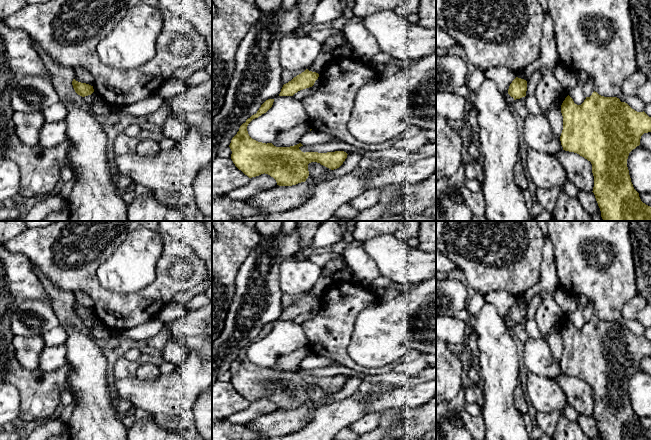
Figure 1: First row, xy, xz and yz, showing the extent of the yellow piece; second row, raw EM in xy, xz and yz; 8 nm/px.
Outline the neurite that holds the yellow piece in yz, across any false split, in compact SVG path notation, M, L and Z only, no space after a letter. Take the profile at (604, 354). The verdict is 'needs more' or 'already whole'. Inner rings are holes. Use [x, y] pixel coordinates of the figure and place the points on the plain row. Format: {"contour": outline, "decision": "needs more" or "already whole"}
{"contour": "M593 316L581 329L574 327L568 319L561 329L563 354L560 360L563 374L574 376L592 388L594 400L593 417L601 435L601 440L651 440L651 431L643 427L634 413L627 391L629 377L640 369L641 360L651 356L651 341L644 335L637 336L617 321L604 321Z", "decision": "already whole"}

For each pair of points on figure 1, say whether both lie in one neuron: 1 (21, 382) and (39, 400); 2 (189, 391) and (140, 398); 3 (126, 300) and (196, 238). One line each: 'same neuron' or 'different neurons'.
1: same neuron
2: same neuron
3: different neurons

